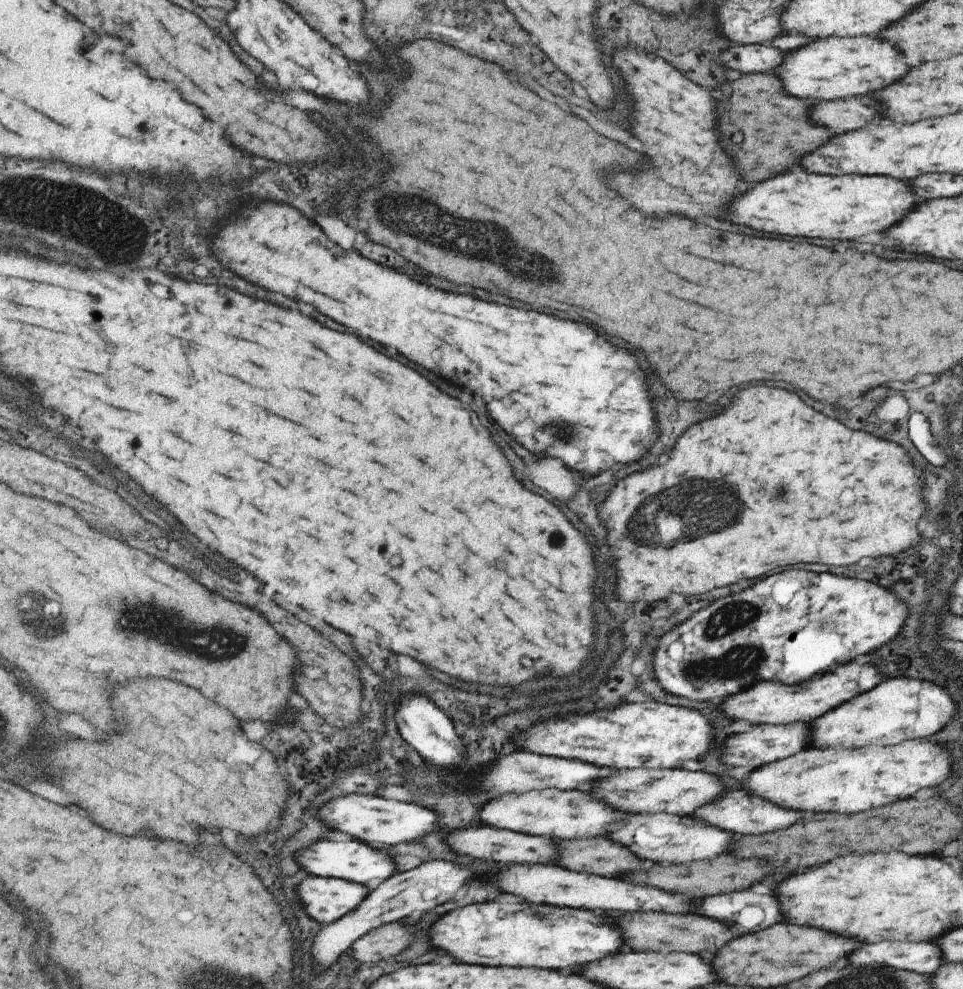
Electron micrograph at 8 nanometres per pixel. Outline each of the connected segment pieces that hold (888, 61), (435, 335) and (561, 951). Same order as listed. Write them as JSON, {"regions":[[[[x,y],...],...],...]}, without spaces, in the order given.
{"regions":[[[[872,36],[827,37],[811,39],[807,44],[786,52],[772,73],[781,81],[785,95],[798,99],[828,101],[871,94],[888,87],[910,71],[897,56],[897,50]]],[[[263,202],[263,204],[251,204],[251,206],[245,206],[245,212],[239,210],[235,214],[235,218],[231,218],[227,224],[223,222],[215,236],[209,238],[209,244],[211,244],[211,250],[217,254],[217,260],[233,270],[235,274],[243,276],[245,280],[249,282],[255,282],[259,286],[265,286],[267,290],[273,290],[273,292],[279,292],[279,294],[285,294],[285,296],[291,296],[295,300],[303,300],[303,302],[309,302],[313,304],[317,310],[321,310],[325,316],[333,318],[335,322],[339,322],[341,326],[345,326],[349,332],[353,332],[355,336],[359,338],[373,338],[377,344],[385,346],[385,348],[395,348],[397,352],[401,352],[405,358],[409,358],[411,362],[431,370],[431,372],[437,372],[439,376],[443,376],[449,383],[456,384],[458,386],[467,385],[468,381],[473,386],[473,392],[477,396],[481,396],[487,406],[489,406],[489,412],[491,412],[491,418],[495,420],[497,418],[497,424],[523,448],[527,448],[531,454],[543,454],[543,456],[553,456],[553,458],[559,458],[567,468],[571,470],[577,470],[577,472],[589,472],[589,474],[597,474],[599,470],[607,470],[611,468],[613,464],[629,464],[629,462],[635,462],[639,460],[641,454],[647,452],[647,446],[651,444],[651,440],[657,438],[657,430],[655,430],[655,424],[651,422],[653,414],[651,414],[651,406],[649,406],[649,396],[647,396],[647,388],[645,388],[645,376],[641,372],[641,368],[635,364],[635,358],[625,352],[625,350],[619,350],[615,346],[611,346],[609,342],[605,342],[601,336],[597,336],[589,326],[585,324],[577,324],[577,322],[563,322],[559,318],[553,318],[553,316],[545,316],[545,314],[537,314],[537,312],[523,312],[523,310],[517,310],[517,308],[507,308],[507,306],[497,306],[497,304],[489,304],[485,300],[479,300],[479,298],[473,298],[473,296],[459,296],[459,294],[447,294],[439,288],[433,288],[433,286],[427,286],[427,284],[419,284],[417,280],[405,276],[403,272],[397,272],[393,268],[387,268],[387,266],[381,266],[373,260],[367,260],[363,258],[361,254],[353,252],[353,250],[343,250],[341,246],[337,246],[335,242],[331,242],[321,228],[317,228],[317,224],[309,222],[295,206],[289,206],[289,204],[281,204],[281,202]]],[[[483,902],[465,906],[445,914],[435,926],[431,928],[431,942],[435,948],[441,950],[461,962],[467,964],[485,964],[485,966],[533,966],[533,968],[547,968],[547,970],[565,970],[573,972],[581,962],[593,962],[621,946],[621,934],[617,930],[615,940],[615,926],[611,918],[587,909],[574,909],[569,907],[535,906],[527,902]]]]}

